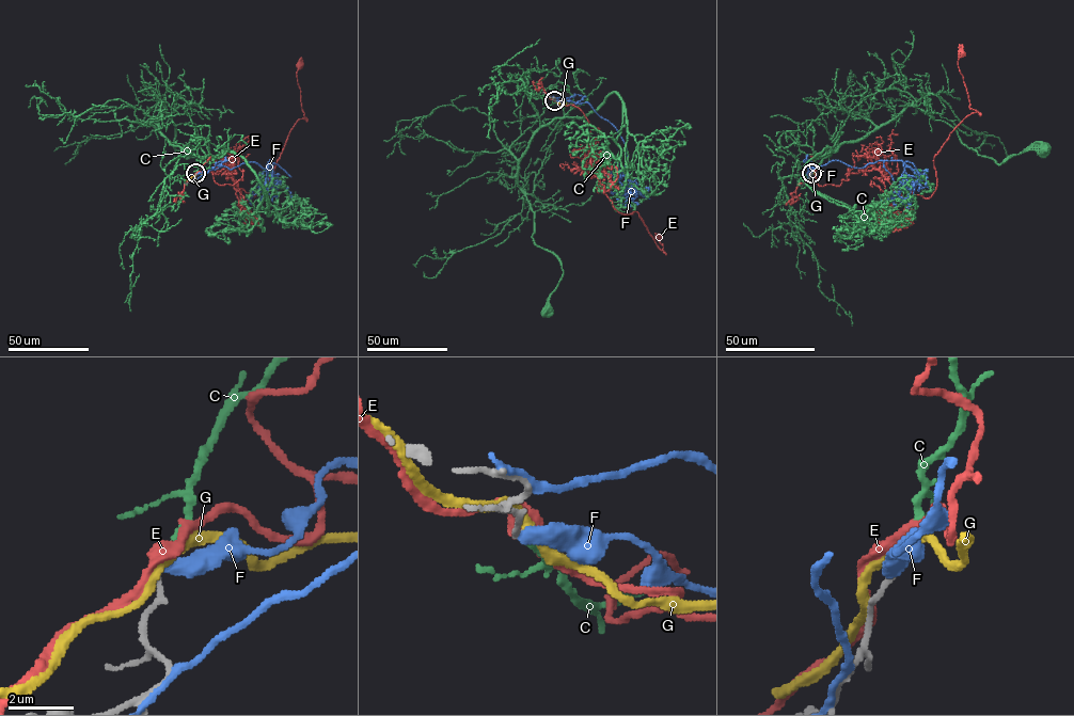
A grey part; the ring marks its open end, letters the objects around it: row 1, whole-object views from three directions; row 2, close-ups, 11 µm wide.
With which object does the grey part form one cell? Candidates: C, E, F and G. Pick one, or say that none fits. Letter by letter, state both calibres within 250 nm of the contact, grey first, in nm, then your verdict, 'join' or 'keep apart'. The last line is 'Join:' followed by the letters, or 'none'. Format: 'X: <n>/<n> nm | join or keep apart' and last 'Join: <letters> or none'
C: 200/170 nm | join
E: 200/440 nm | keep apart
F: 220/420 nm | keep apart
G: 200/260 nm | keep apart
Join: C

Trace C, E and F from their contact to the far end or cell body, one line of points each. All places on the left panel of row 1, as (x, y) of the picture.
C: (196, 173), (198, 139), (174, 145), (161, 112), (174, 148), (204, 165), (189, 149)
E: (195, 173), (234, 185), (242, 180), (238, 157), (235, 189), (254, 196), (267, 183), (304, 118), (299, 64)
F: (195, 174), (254, 162), (267, 169), (270, 162), (272, 178), (290, 193), (291, 206)

